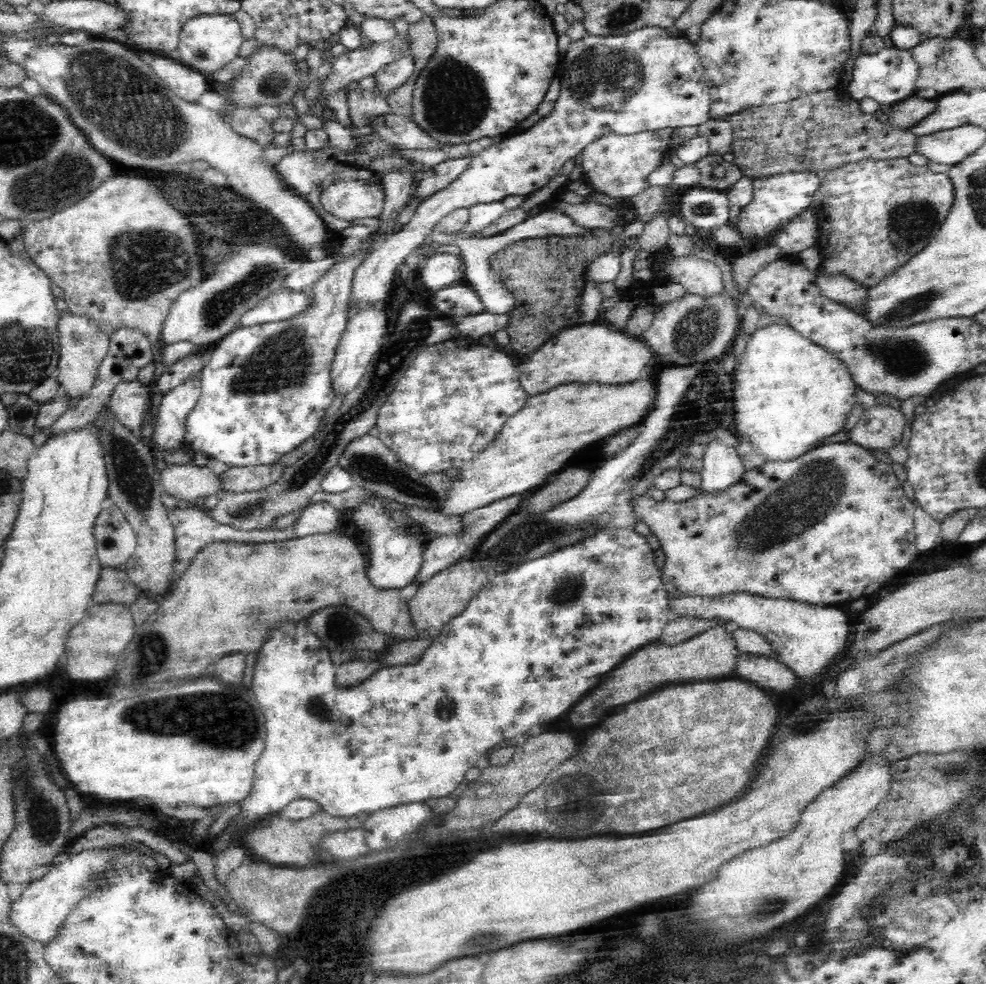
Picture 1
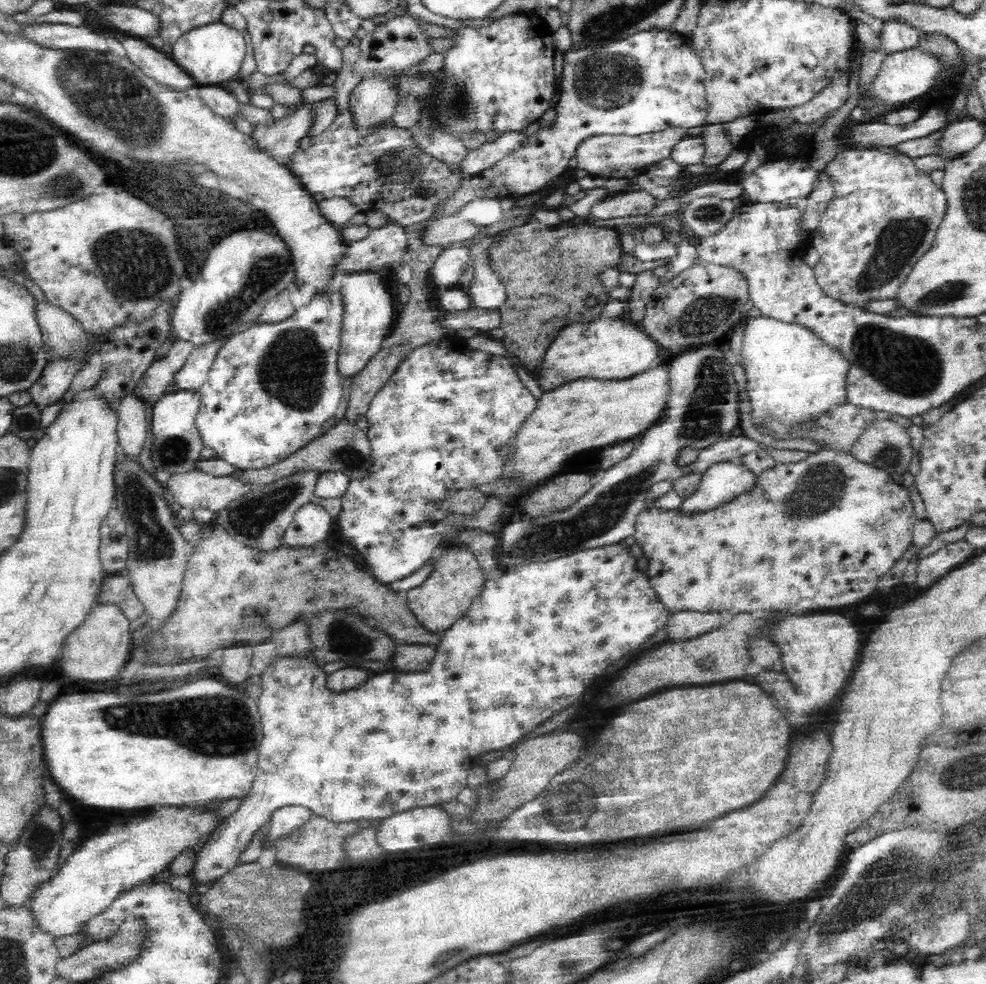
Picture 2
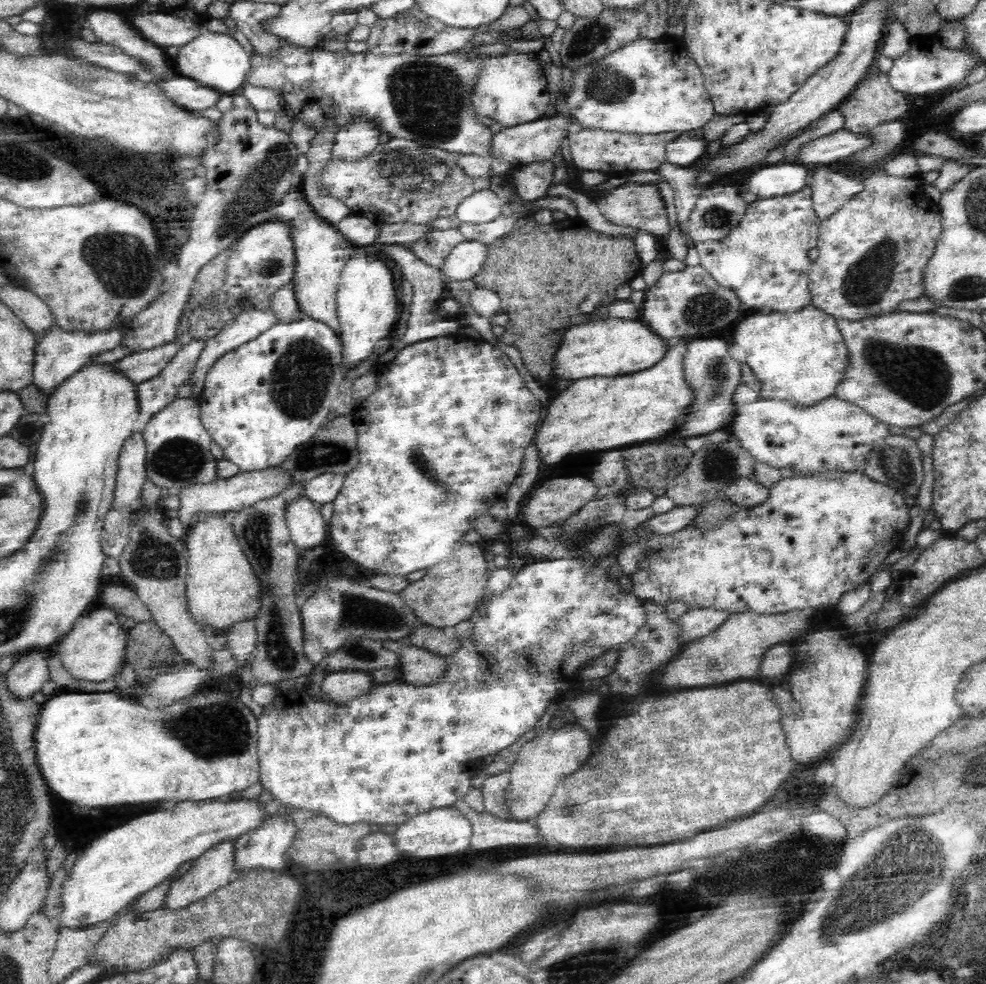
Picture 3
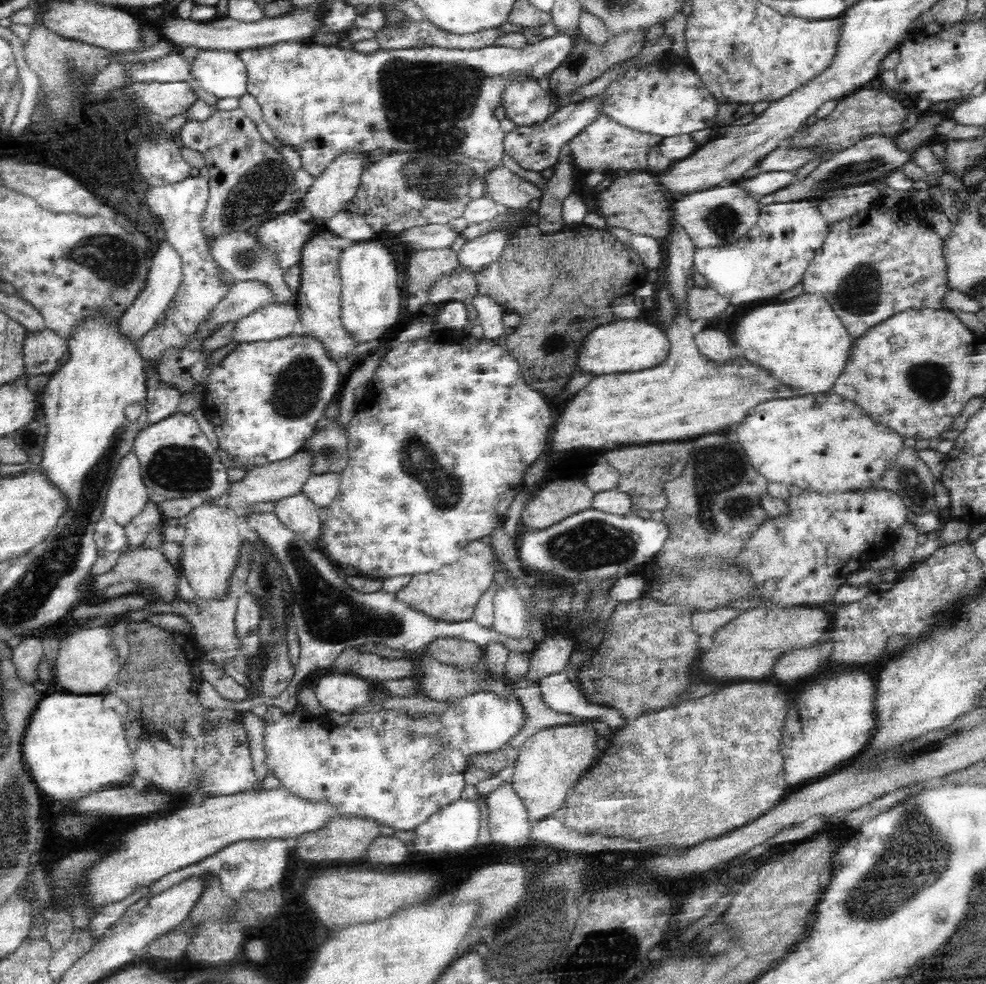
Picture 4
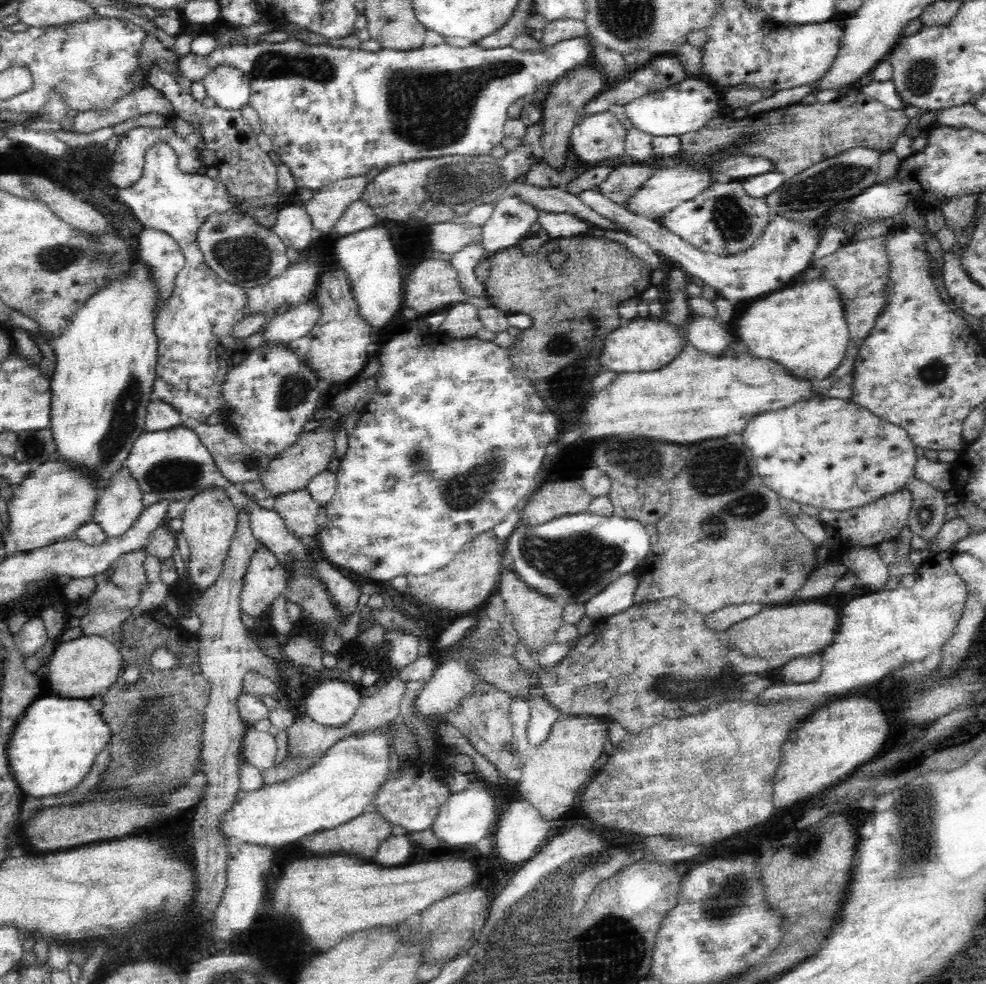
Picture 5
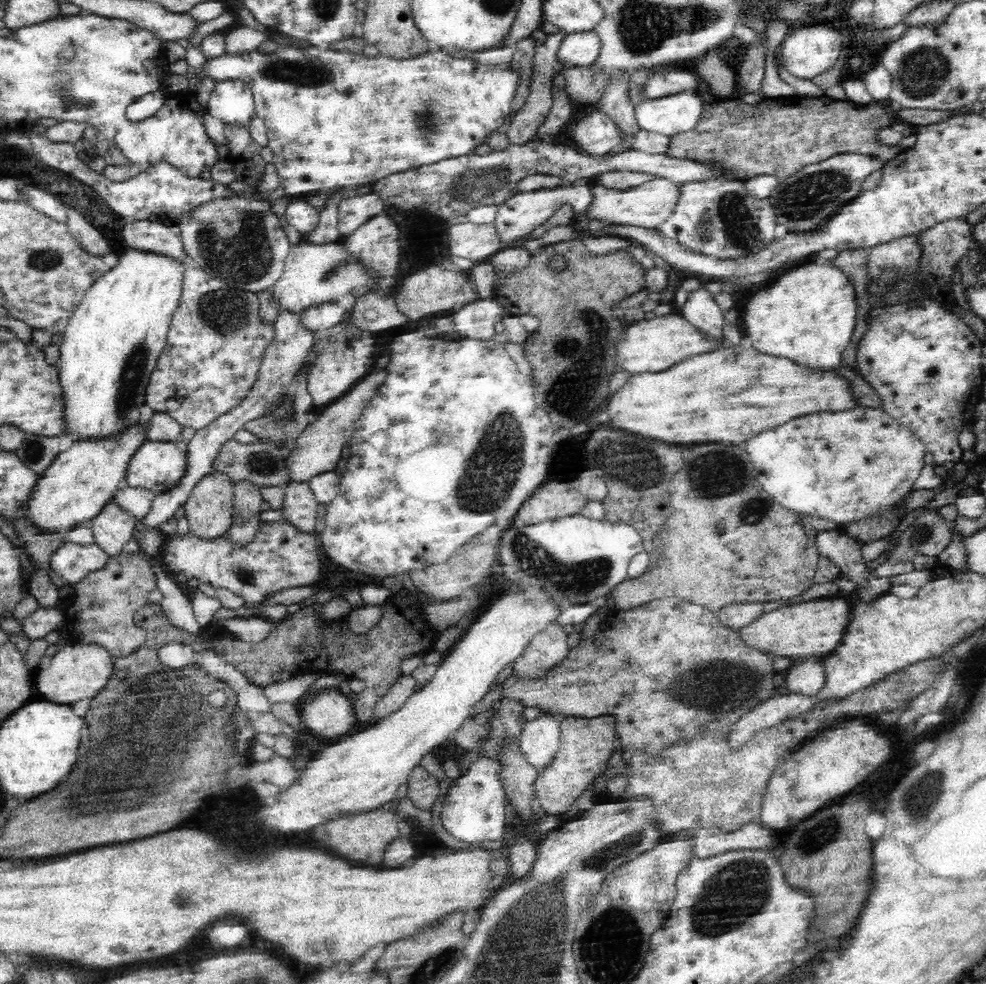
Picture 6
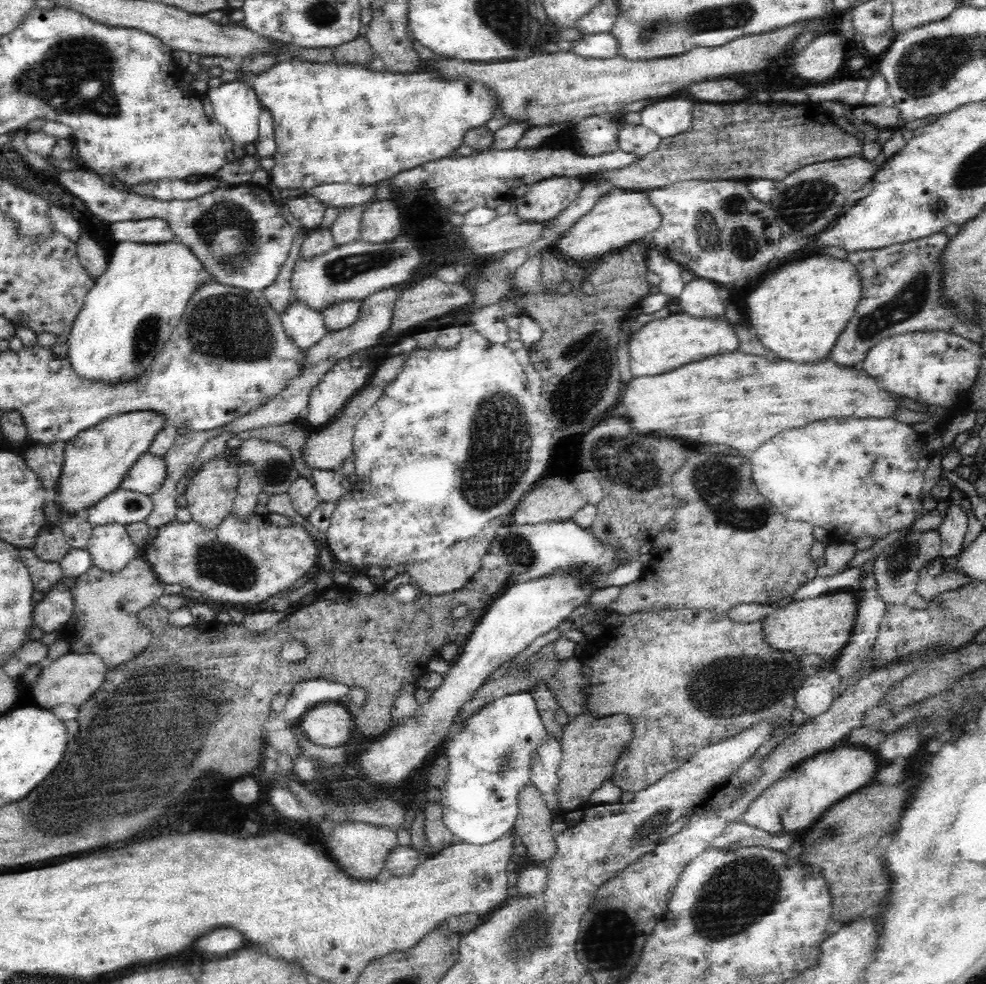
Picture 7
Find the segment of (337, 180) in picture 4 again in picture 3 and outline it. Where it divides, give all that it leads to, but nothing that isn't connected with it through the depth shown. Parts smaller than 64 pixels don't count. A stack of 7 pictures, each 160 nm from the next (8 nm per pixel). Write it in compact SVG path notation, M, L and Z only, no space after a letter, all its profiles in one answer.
M364 114L355 115L336 133L336 144L332 147L331 156L345 160L364 158L376 150L380 135L377 122L365 118Z

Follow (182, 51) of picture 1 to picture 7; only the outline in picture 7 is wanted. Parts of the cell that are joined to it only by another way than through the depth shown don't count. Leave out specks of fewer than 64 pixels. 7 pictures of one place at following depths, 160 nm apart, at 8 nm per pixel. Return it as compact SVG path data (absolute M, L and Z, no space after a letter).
M236 80L206 88L206 94L211 100L214 119L226 129L228 137L238 144L254 144L262 112L255 90Z

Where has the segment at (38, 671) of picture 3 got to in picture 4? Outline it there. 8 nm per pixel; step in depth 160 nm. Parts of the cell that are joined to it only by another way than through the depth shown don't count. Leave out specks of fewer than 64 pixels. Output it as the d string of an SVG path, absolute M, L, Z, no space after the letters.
M28 637L13 649L12 663L22 681L34 686L39 684L36 668L42 655L44 646L42 639L38 637Z

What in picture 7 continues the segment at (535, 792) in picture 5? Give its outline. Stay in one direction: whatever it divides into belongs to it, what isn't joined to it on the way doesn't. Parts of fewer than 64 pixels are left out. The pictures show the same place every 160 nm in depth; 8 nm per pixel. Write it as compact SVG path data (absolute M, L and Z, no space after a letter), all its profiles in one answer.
M582 713L563 726L562 756L558 768L558 786L555 787L554 805L566 811L578 811L588 805L590 794L612 778L618 756L624 752L634 736L634 725L625 714L594 717Z

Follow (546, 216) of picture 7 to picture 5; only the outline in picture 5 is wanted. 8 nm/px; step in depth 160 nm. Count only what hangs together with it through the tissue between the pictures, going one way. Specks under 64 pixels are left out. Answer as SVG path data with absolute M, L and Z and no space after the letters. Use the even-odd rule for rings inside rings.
M589 189L577 195L580 197L580 200L583 200L592 210L598 212L598 214L602 214L603 217L620 223L620 226L624 227L624 230L647 242L654 252L662 256L668 256L670 261L678 263L685 272L688 272L691 278L696 276L696 281L704 280L704 284L715 288L719 296L732 300L732 302L740 302L740 300L744 300L744 298L748 300L748 298L758 298L758 296L770 294L774 292L774 290L780 290L780 288L791 284L792 280L797 280L800 274L809 267L808 264L811 264L814 258L814 248L818 246L818 241L820 240L820 232L818 232L818 228L816 228L814 222L812 222L812 226L810 226L808 222L802 224L802 222L794 222L792 218L772 215L770 222L766 224L766 228L764 228L762 234L758 236L758 240L756 240L752 246L747 247L746 250L740 250L736 252L736 254L728 255L712 254L711 252L698 250L691 244L684 242L679 236L666 230L659 220L653 221L649 218L628 212L624 206L616 204L614 201L606 198L600 191L597 192L596 190ZM514 194L494 203L493 213L482 227L484 258L516 246L537 223L539 210Z

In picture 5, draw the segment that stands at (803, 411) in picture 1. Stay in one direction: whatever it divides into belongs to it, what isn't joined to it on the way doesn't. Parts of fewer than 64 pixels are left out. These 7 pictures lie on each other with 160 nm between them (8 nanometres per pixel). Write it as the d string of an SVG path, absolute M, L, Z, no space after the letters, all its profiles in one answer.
M816 279L809 281L794 280L790 286L770 293L764 300L754 302L744 316L738 320L735 340L741 341L756 358L772 358L777 364L782 364L784 370L795 378L803 381L826 380L830 374L837 370L842 360L846 357L846 350L850 343L850 331L846 324L846 313L842 308L842 297L838 294L838 289L826 279Z

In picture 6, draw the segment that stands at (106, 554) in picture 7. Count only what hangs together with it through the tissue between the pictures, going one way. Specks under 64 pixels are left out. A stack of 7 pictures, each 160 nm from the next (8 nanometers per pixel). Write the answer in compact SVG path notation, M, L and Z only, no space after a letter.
M112 498L90 521L95 545L110 559L118 558L124 544L133 536L136 522L138 520L134 515L128 510L122 510L116 499Z

